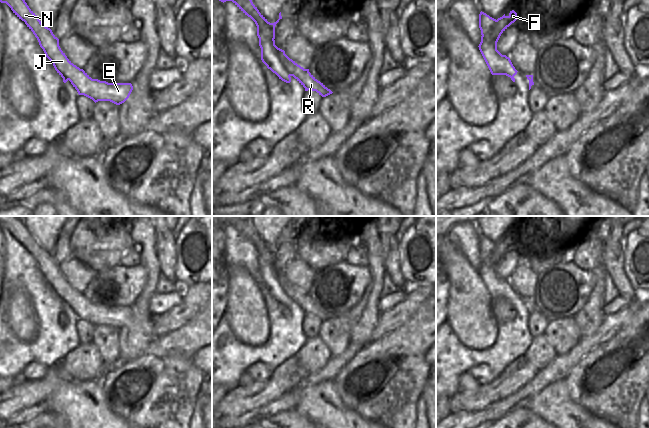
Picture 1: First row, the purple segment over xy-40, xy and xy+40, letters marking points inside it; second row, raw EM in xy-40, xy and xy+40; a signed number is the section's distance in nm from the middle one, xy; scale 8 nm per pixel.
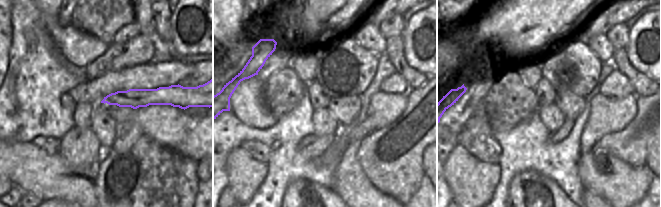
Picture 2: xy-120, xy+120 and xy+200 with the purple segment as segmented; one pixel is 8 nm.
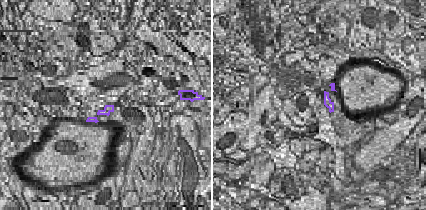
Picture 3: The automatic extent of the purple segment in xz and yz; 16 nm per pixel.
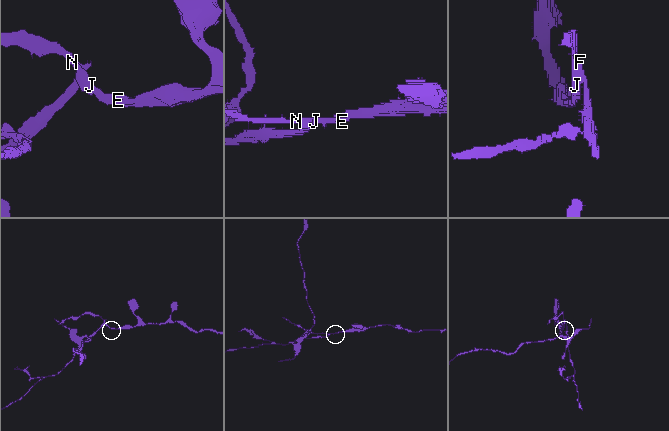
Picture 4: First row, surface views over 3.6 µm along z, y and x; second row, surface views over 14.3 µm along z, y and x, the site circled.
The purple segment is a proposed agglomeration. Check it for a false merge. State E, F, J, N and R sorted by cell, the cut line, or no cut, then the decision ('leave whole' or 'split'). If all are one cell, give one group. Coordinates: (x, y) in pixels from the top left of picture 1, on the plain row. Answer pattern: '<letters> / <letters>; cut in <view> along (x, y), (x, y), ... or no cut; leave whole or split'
E J N R / F; cut in xy along (273, 264), (274, 271), (280, 282), (277, 286), (276, 297); split

